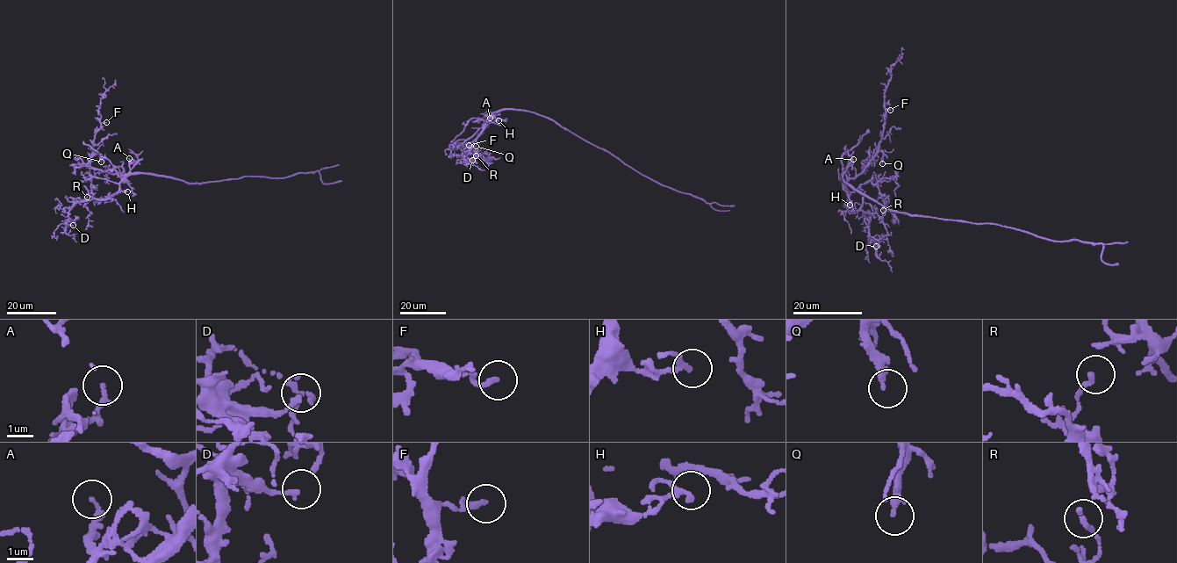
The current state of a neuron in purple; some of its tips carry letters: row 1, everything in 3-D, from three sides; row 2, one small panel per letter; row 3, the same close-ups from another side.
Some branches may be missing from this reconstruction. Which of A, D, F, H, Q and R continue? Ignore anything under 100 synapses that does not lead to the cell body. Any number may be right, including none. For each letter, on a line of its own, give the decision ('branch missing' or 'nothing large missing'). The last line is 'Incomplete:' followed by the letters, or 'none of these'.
A: nothing large missing
D: nothing large missing
F: nothing large missing
H: nothing large missing
Q: nothing large missing
R: nothing large missing
Incomplete: none of these

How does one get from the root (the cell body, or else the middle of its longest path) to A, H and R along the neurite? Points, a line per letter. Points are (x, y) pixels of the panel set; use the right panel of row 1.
A: (900, 212), (892, 211), (843, 181), (843, 173), (853, 159)
H: (900, 212), (892, 211), (842, 180), (849, 194), (850, 205)
R: (900, 212), (841, 181), (849, 194), (846, 205), (850, 212), (862, 210), (881, 218), (885, 214), (883, 210)

